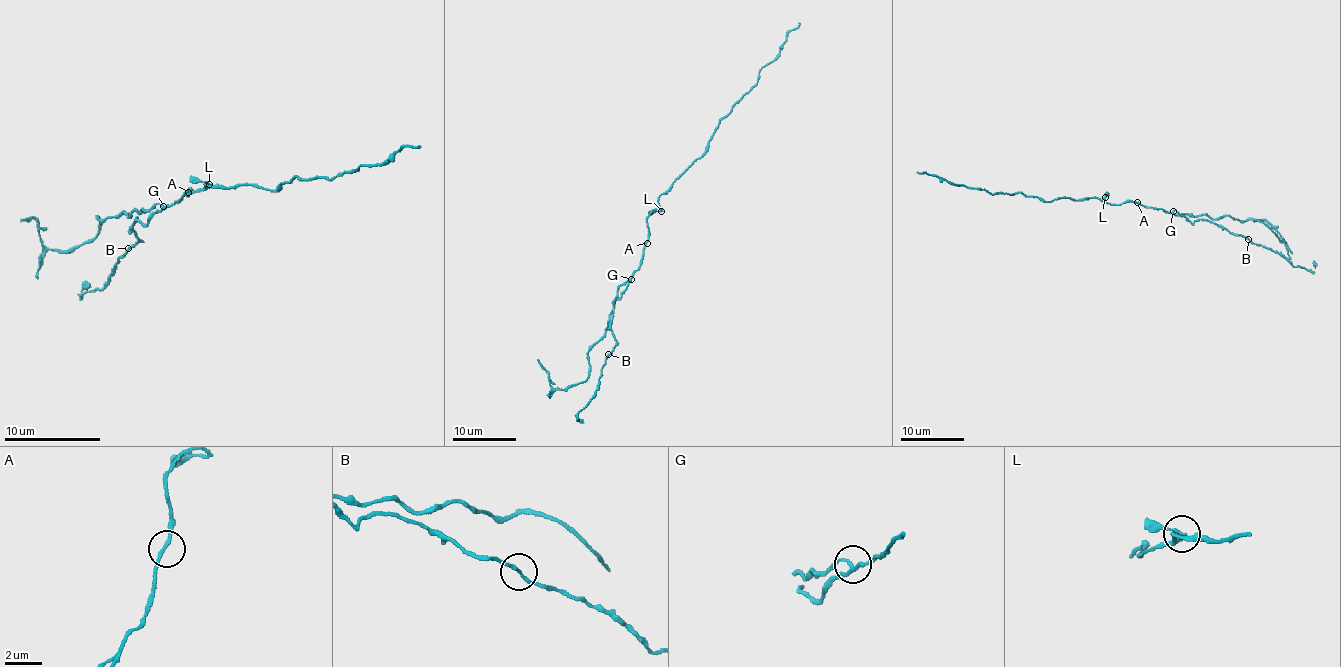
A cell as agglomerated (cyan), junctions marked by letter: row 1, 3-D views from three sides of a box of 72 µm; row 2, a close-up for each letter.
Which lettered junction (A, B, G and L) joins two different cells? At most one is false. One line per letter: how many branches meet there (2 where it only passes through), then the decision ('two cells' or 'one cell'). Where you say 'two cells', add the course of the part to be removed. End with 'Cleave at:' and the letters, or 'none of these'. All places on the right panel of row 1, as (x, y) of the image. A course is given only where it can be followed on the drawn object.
A: branches 2; one cell
B: branches 2; one cell
G: branches 3; two cells; course (1173, 212), (1210, 218), (1227, 215), (1262, 221), (1283, 240), (1264, 220), (1253, 221)
L: branches 3; one cell
Cleave at: G

